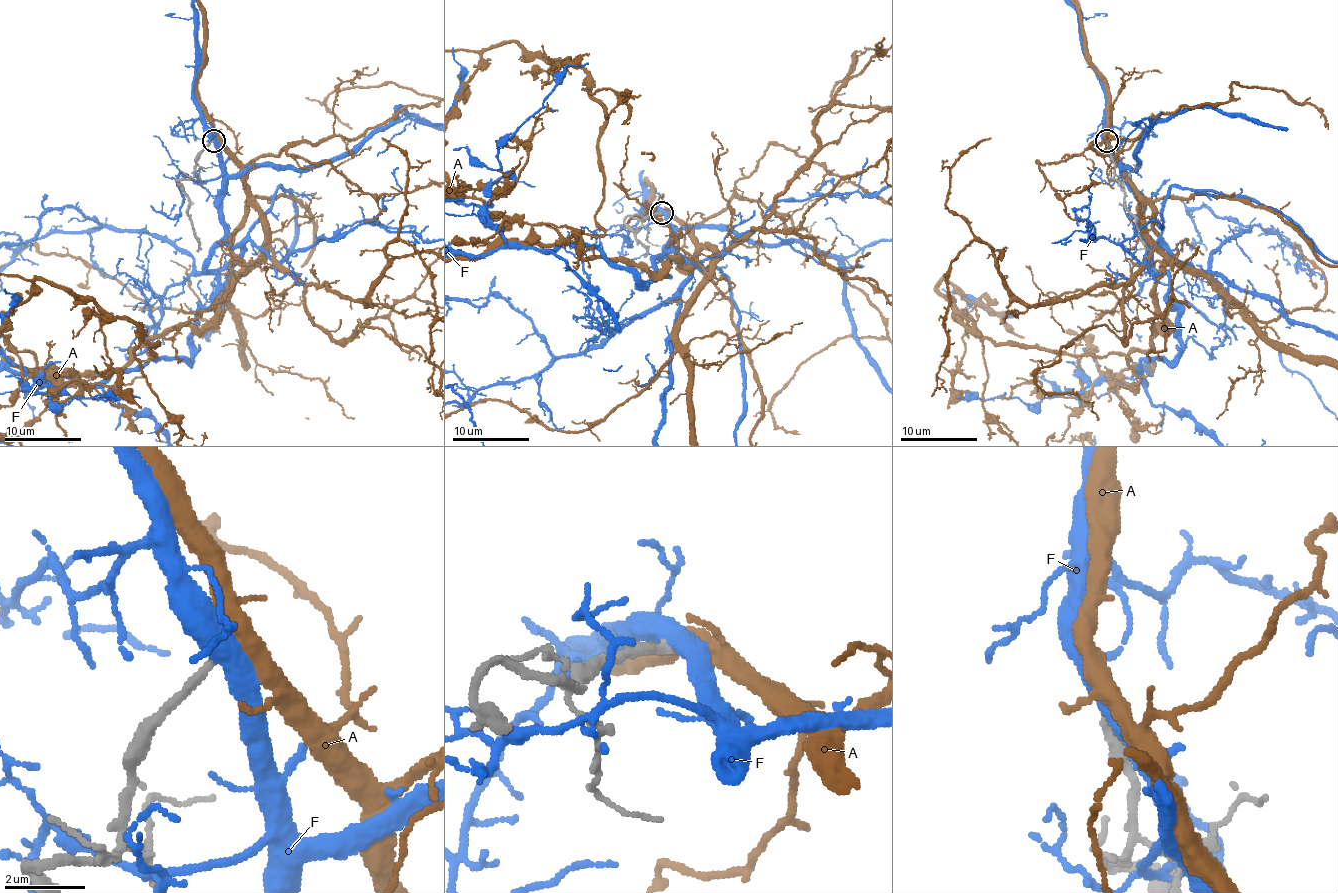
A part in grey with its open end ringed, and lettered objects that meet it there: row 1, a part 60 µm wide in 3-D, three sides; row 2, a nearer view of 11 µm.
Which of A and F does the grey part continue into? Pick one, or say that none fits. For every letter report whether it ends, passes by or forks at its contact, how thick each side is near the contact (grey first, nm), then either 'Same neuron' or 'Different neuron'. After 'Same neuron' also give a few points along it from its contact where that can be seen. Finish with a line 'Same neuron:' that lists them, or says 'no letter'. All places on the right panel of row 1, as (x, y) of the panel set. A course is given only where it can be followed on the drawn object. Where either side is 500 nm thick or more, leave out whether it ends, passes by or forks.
A: It passes by. Thickness 200 nm (grey) against 360 nm. Same neuron
F: Thickness 220 nm (grey) against 500 nm. Different neuron
Same neuron: A

